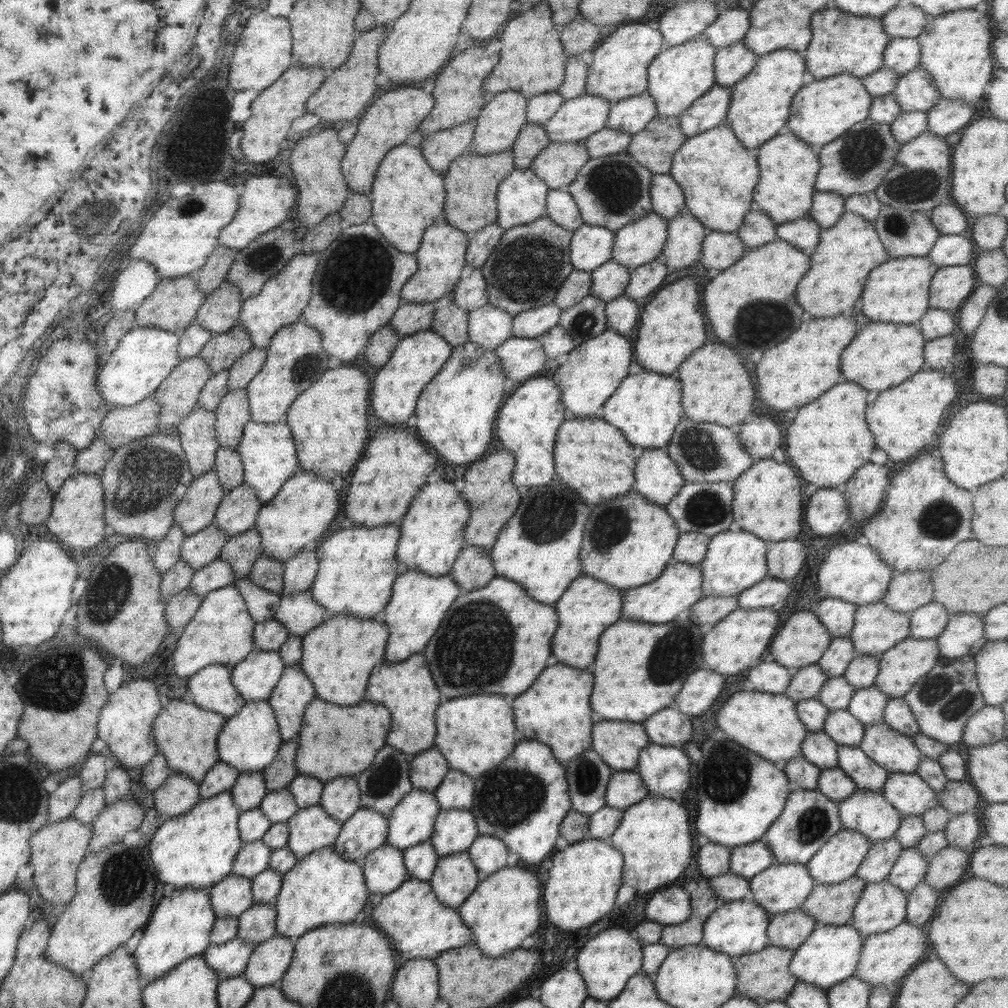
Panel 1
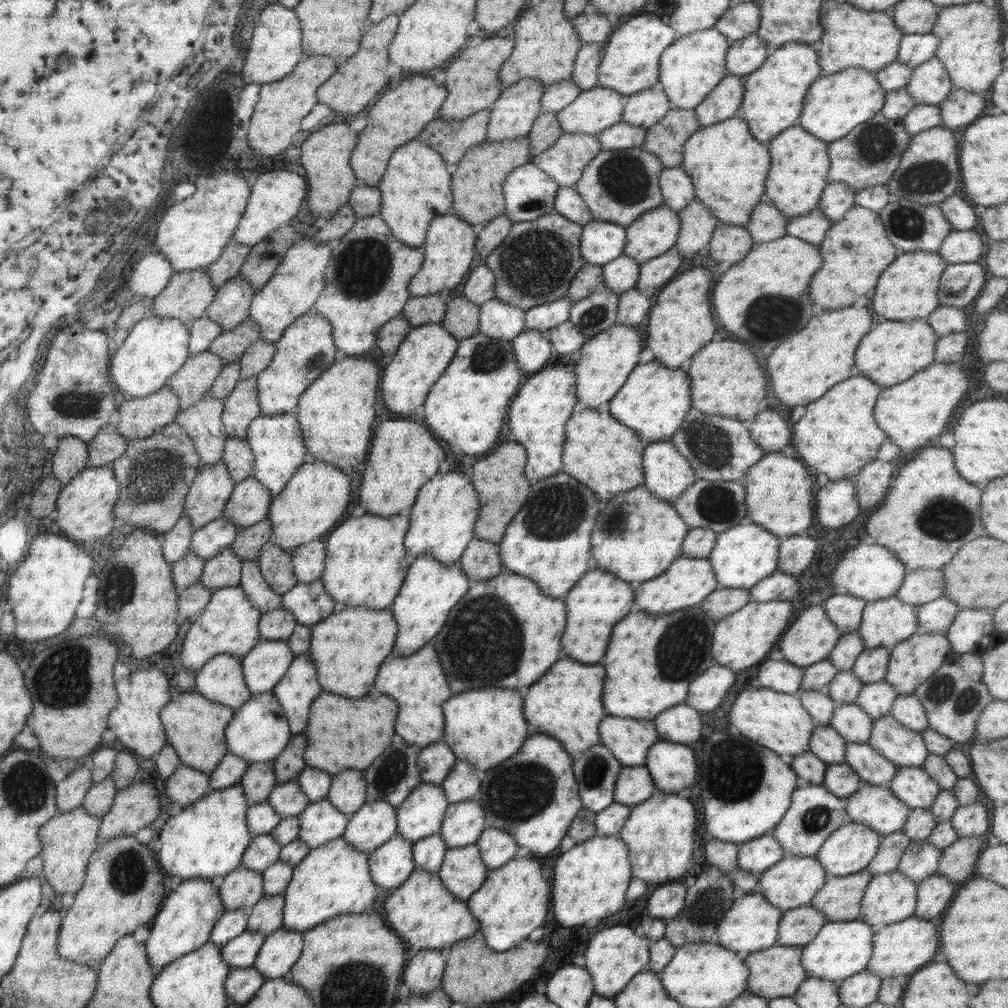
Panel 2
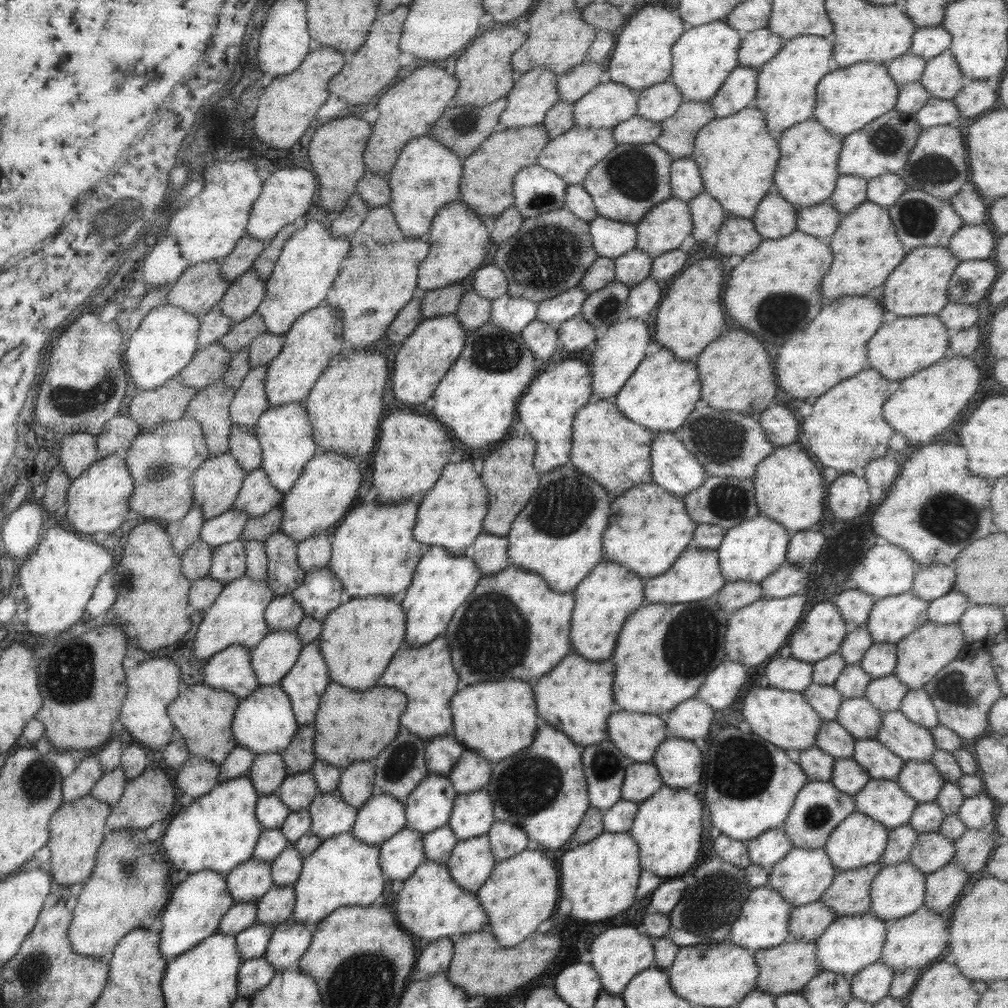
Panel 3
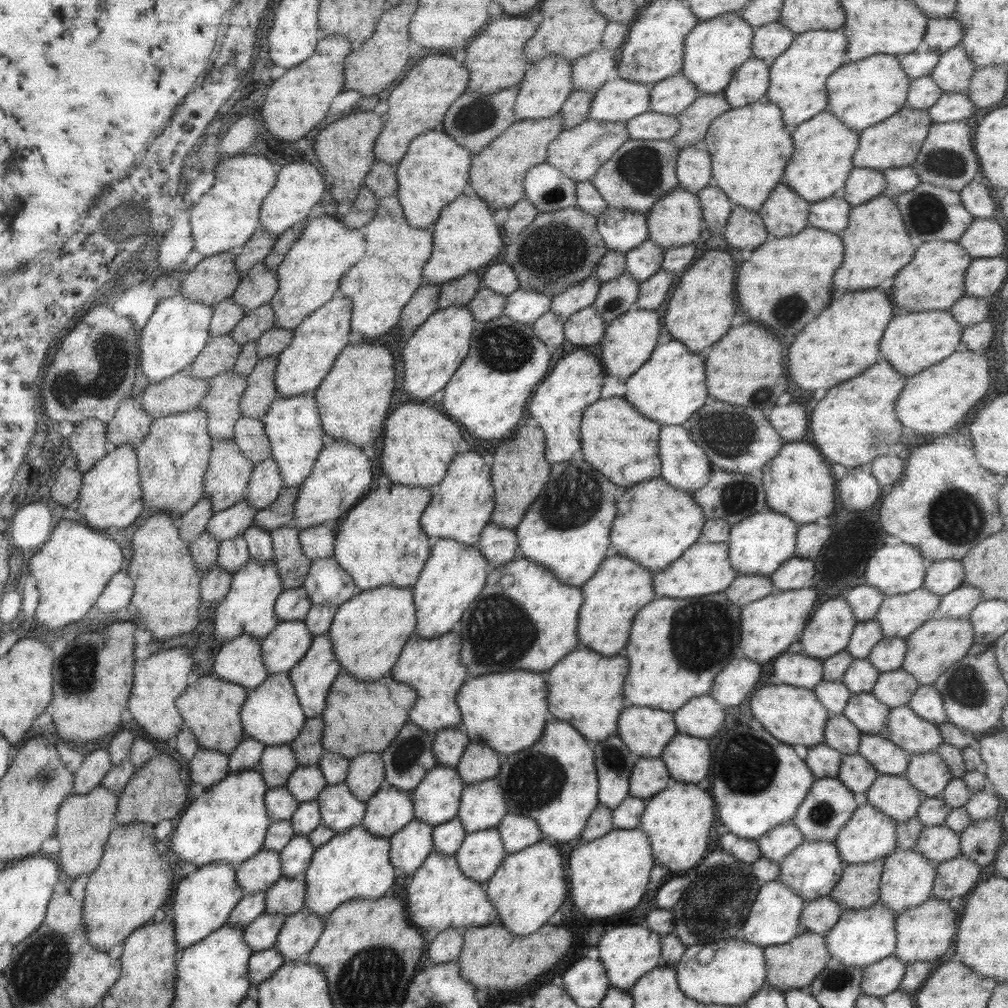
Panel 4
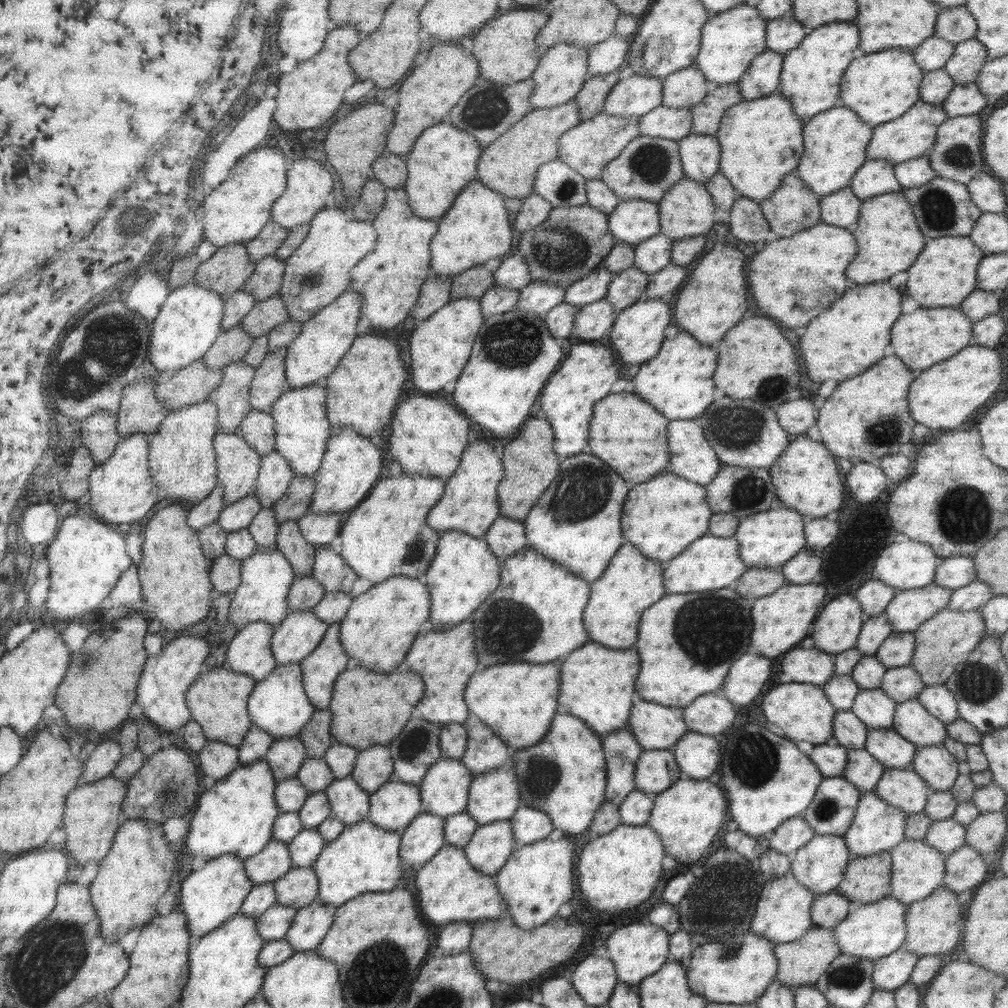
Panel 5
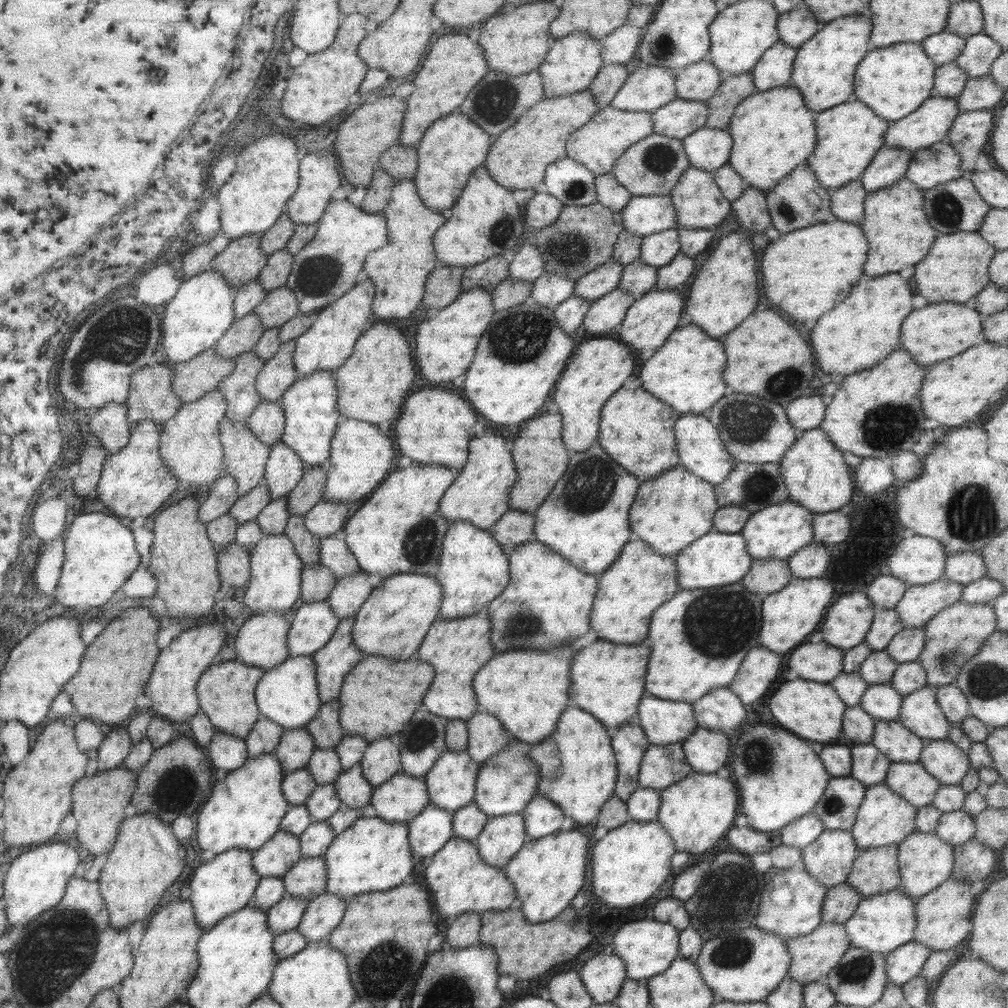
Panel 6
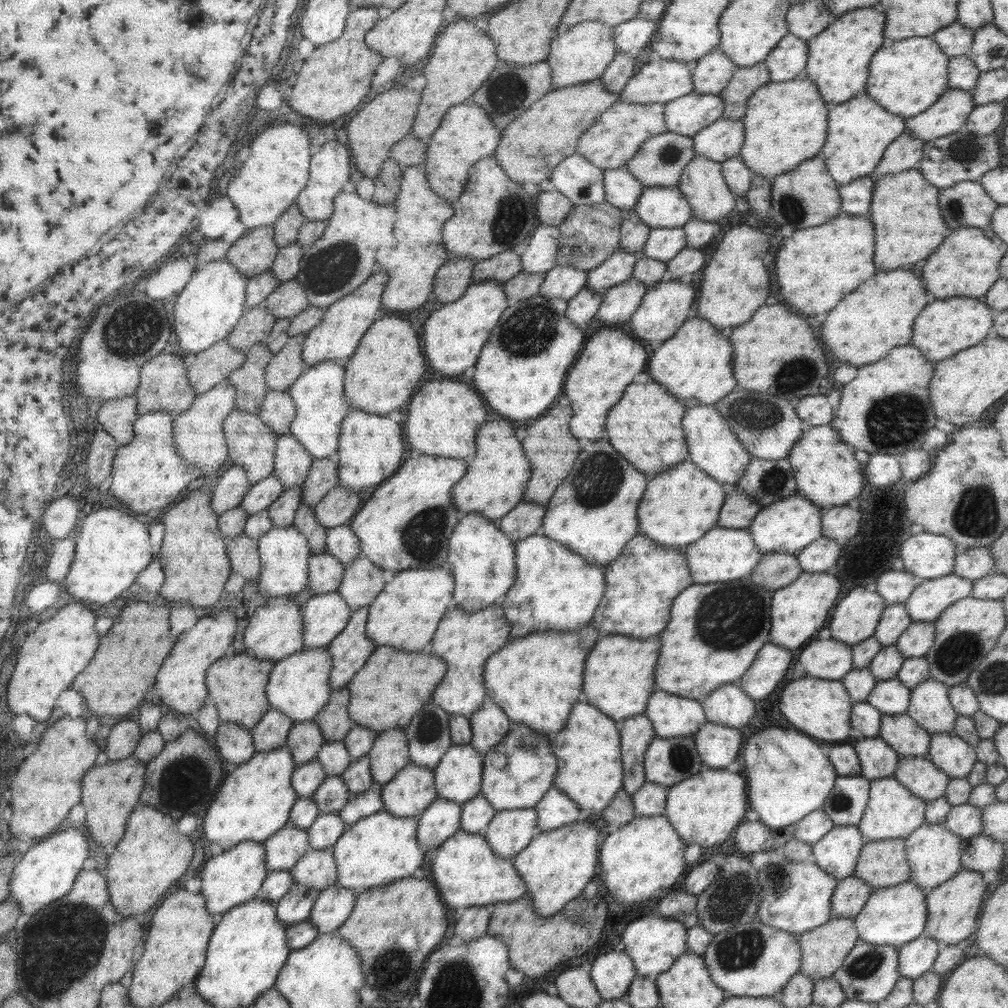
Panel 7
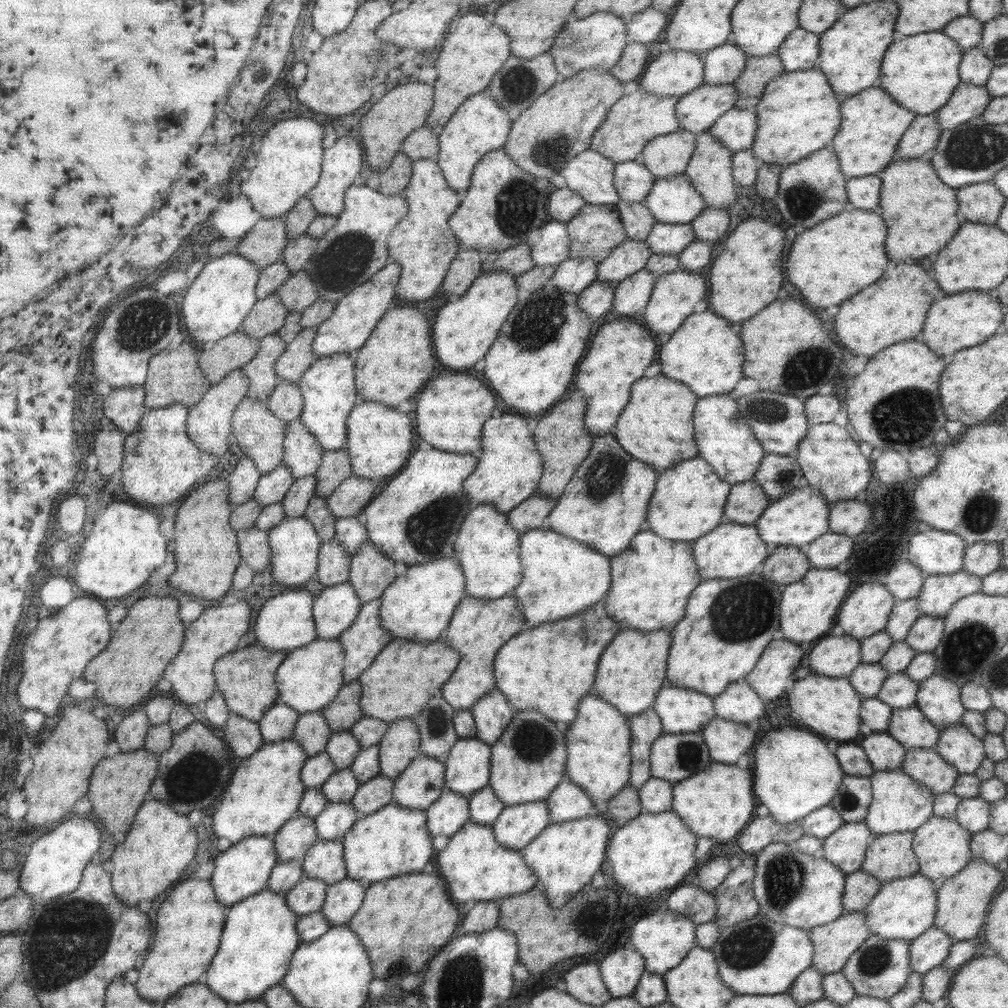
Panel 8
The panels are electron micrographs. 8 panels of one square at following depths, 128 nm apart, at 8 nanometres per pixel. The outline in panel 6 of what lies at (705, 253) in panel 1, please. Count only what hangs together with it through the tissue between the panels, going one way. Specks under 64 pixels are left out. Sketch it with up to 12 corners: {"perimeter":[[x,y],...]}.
{"perimeter":[[748,186],[734,201],[734,222],[751,233],[770,225],[765,191]]}

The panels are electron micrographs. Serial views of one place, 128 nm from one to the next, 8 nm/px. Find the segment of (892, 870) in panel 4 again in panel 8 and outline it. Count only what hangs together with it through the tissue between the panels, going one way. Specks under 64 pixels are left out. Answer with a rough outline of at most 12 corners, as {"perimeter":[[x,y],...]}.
{"perimeter":[[931,815],[913,831],[917,873],[938,885],[971,858],[969,830]]}

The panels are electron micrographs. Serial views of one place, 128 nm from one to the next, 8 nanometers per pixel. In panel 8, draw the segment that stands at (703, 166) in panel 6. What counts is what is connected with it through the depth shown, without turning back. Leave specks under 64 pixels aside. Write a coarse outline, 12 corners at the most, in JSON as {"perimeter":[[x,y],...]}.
{"perimeter":[[731,107],[707,129],[723,148],[750,148],[757,114]]}

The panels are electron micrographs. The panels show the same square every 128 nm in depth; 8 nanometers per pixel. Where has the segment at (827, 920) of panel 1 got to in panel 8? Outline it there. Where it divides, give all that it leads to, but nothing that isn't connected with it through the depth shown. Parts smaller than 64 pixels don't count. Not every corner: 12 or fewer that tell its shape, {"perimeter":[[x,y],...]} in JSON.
{"perimeter":[[913,832],[874,835],[859,871],[880,883],[918,872]]}

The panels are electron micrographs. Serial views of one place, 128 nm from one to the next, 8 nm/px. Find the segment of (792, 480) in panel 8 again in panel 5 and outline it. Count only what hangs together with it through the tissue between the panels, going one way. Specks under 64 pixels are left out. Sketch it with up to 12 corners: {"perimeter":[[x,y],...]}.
{"perimeter":[[721,466],[704,487],[712,514],[775,510],[767,469]]}

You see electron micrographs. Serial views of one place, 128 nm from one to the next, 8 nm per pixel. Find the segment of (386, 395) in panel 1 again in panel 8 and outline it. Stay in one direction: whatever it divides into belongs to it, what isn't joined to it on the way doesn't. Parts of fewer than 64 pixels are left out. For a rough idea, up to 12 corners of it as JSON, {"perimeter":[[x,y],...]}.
{"perimeter":[[501,270],[481,273],[437,311],[437,362],[483,358],[521,294]]}

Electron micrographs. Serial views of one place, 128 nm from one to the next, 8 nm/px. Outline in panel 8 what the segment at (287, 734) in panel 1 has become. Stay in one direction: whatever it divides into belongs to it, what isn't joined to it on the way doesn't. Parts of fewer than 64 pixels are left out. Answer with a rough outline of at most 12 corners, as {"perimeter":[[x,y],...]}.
{"perimeter":[[379,598],[362,603],[336,638],[343,683],[356,680],[391,634],[379,626]]}

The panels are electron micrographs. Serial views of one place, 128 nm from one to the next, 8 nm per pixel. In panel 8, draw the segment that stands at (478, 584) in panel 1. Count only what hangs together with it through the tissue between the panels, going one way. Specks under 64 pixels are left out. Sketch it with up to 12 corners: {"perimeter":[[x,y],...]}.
{"perimeter":[[531,494],[511,509],[507,524],[519,535],[541,527],[555,500]]}

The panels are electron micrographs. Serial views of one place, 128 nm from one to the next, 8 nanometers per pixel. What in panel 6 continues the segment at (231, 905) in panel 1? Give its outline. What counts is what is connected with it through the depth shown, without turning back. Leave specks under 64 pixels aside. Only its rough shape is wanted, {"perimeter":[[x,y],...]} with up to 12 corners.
{"perimeter":[[275,832],[251,855],[260,878],[301,858],[299,835]]}

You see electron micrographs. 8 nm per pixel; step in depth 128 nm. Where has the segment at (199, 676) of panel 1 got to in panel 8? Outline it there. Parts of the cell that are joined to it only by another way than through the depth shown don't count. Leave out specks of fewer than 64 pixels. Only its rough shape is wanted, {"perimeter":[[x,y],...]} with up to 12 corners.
{"perimeter":[[287,589],[257,612],[254,644],[288,652],[315,639],[313,593]]}

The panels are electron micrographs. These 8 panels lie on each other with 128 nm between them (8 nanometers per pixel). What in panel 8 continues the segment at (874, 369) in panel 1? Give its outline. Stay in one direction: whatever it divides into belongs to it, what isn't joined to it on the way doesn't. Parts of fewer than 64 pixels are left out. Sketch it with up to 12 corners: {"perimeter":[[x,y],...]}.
{"perimeter":[[991,292],[942,294],[918,338],[933,354],[1001,331],[1004,307]]}

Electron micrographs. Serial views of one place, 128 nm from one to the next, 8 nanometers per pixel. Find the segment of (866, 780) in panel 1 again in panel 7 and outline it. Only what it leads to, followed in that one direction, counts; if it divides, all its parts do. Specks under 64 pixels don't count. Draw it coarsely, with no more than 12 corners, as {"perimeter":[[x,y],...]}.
{"perimeter":[[883,715],[877,738],[895,754],[924,757],[930,734],[903,715]]}

